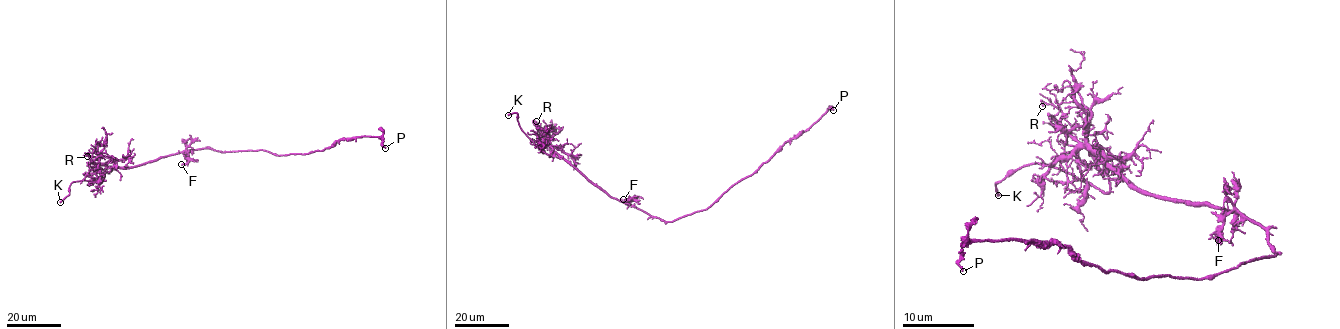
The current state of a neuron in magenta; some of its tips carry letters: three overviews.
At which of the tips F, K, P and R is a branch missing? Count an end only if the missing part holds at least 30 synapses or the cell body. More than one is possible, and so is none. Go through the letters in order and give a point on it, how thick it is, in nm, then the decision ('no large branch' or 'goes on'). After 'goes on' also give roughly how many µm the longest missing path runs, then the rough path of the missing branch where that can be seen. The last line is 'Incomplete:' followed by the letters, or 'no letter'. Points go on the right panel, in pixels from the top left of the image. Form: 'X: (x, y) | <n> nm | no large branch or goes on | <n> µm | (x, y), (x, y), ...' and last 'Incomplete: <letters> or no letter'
F: (1218, 240) | 200 nm | no large branch
K: (998, 195) | 280 nm | goes on | 35 µm | (998, 195), (1058, 186), (1071, 194), (1124, 199), (1132, 206), (1134, 223), (1152, 237), (1149, 240)
P: (963, 271) | 160 nm | no large branch
R: (1042, 106) | 120 nm | no large branch
Incomplete: K

